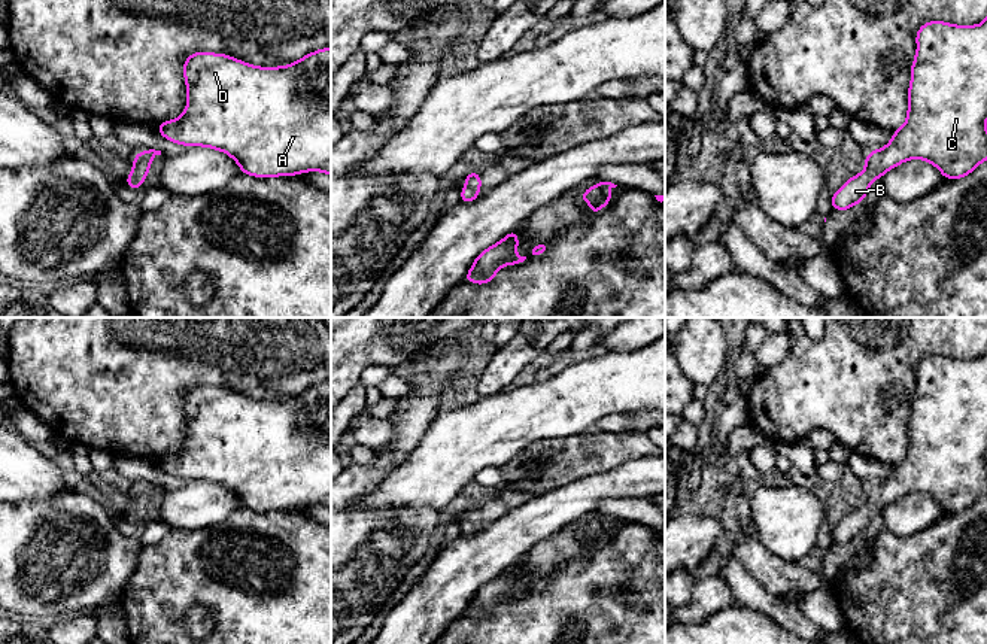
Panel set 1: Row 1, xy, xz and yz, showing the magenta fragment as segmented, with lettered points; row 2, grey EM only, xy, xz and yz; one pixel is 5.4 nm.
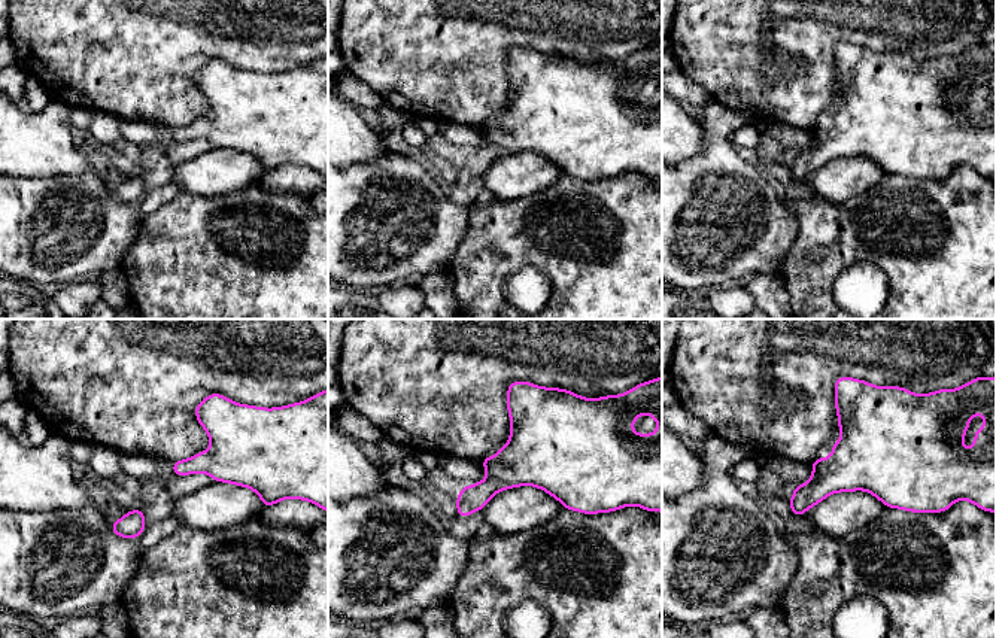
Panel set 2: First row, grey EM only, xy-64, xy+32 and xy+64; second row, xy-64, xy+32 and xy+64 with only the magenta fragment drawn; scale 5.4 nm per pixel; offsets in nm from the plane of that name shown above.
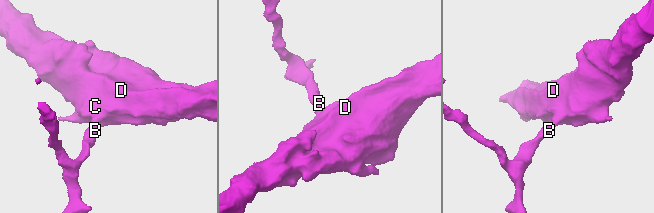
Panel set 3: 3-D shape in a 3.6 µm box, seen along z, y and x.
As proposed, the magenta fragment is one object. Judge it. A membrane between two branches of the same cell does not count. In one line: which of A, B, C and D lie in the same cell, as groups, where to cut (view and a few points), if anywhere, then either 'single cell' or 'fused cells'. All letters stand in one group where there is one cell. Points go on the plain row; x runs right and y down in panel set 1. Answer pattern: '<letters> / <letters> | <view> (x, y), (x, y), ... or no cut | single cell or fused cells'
A B C D | no cut | single cell

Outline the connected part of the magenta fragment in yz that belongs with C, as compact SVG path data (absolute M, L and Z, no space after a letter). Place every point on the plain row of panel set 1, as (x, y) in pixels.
M987 352L978 359L929 355L918 362L915 376L906 455L884 482L868 487L863 505L833 528L833 544L862 537L874 513L908 493L933 498L947 514L962 513L987 495Z

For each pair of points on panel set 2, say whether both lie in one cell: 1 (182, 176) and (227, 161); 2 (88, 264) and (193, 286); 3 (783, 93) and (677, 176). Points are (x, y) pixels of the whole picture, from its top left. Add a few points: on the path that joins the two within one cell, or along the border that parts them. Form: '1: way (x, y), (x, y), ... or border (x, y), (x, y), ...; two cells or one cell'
1: way (193, 176), (216, 172); one cell
2: border (136, 237), (120, 269); two cells
3: border (717, 103), (746, 112), (750, 117); two cells

